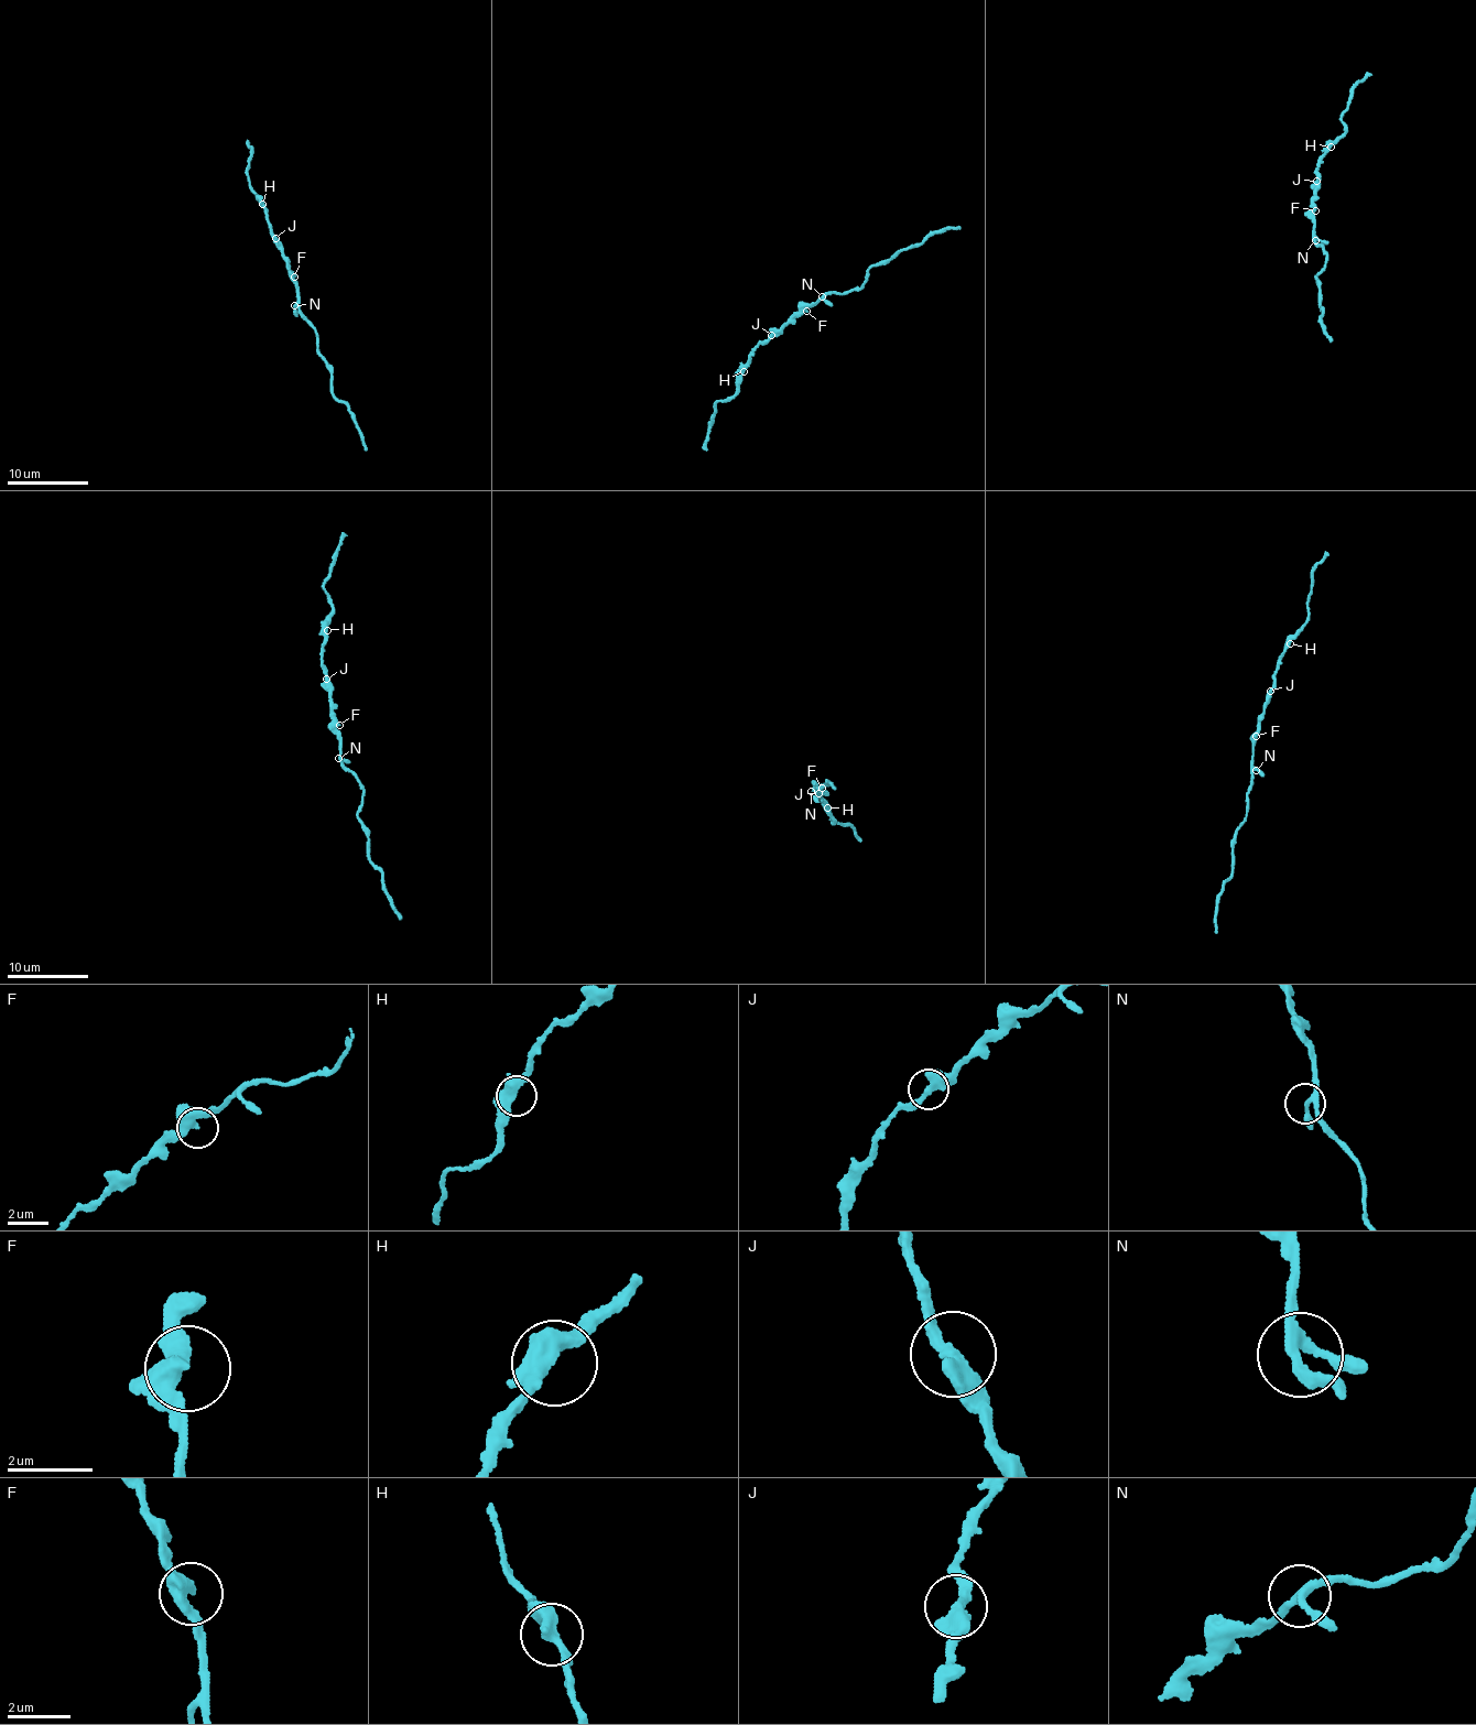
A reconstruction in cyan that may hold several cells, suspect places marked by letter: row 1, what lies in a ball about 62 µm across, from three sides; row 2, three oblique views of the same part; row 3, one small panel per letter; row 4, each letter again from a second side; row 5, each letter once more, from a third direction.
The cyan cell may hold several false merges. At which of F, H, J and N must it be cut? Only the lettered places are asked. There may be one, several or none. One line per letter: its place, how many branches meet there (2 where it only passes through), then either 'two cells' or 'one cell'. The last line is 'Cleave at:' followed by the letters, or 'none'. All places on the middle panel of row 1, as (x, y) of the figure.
F: (806, 311) | 3 | one cell
H: (744, 371) | 3 | one cell
J: (771, 335) | 2 | one cell
N: (822, 296) | 3 | one cell
Cleave at: none

